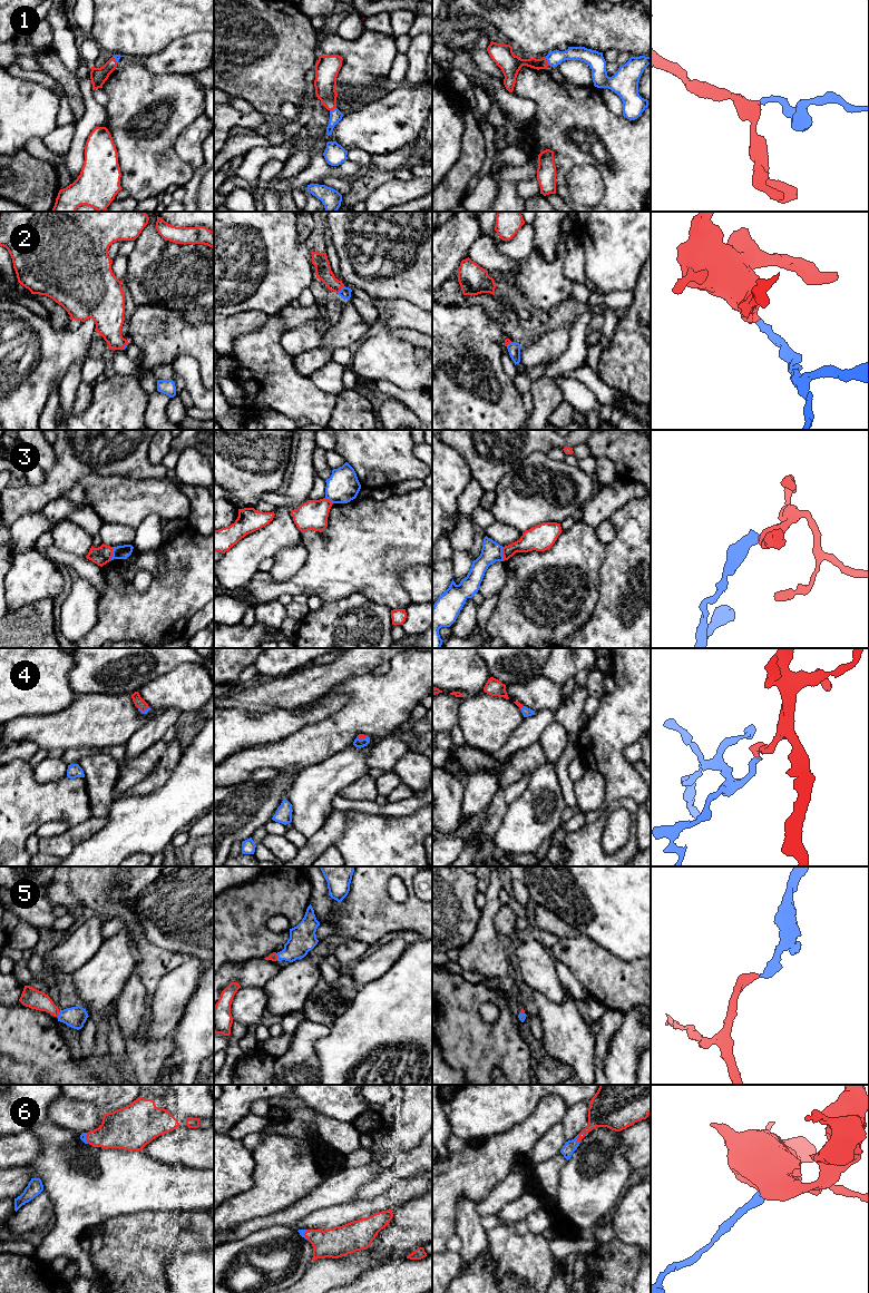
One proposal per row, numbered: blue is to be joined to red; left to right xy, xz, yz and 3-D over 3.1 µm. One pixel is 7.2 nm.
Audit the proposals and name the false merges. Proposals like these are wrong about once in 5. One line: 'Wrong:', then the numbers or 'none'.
Wrong: 3

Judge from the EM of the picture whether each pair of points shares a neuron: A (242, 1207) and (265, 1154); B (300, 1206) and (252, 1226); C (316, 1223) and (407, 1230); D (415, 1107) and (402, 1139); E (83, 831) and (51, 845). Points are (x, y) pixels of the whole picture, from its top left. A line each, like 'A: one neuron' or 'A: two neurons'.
A: one neuron
B: one neuron
C: two neurons
D: one neuron
E: one neuron

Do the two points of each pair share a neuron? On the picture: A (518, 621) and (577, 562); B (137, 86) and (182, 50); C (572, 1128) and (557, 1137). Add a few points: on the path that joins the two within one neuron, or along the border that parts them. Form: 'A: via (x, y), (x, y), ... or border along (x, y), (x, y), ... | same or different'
A: via (535, 618), (534, 607), (544, 597), (572, 586) | same
B: border along (139, 62), (155, 74), (179, 72) | different
C: border along (560, 1124), (566, 1140) | different

